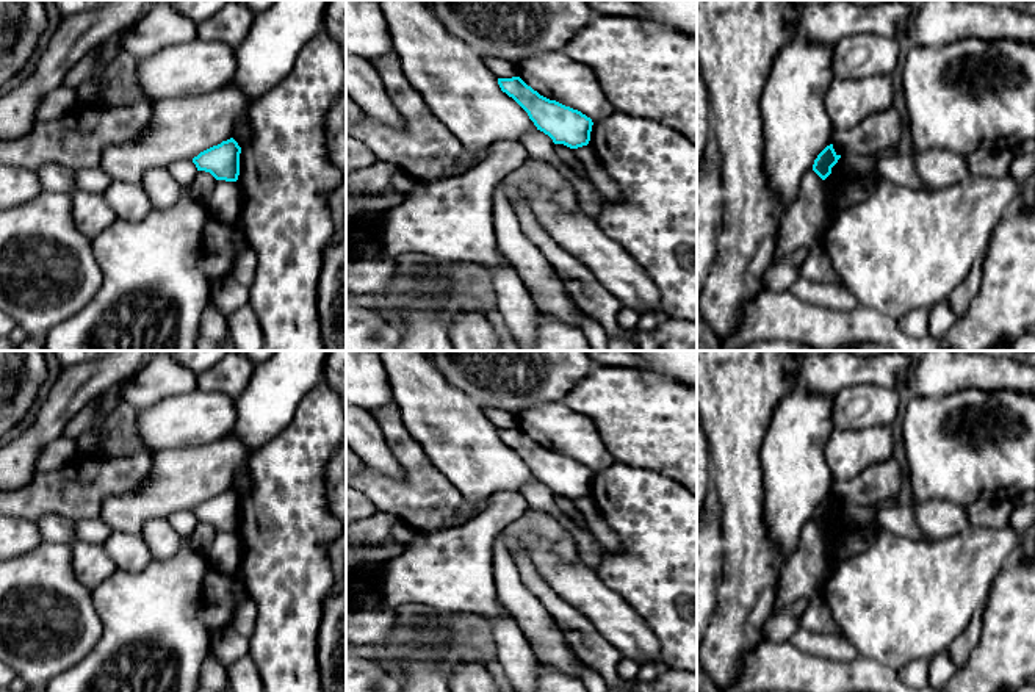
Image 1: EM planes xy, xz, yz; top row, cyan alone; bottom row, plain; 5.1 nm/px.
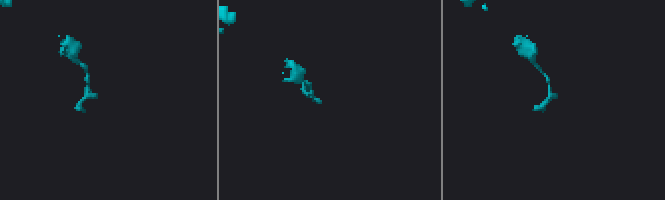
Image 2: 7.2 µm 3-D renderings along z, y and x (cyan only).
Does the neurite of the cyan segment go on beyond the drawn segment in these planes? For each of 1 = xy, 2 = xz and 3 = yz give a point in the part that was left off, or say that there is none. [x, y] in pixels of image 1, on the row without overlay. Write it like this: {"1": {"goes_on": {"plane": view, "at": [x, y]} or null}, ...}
{"1": {"goes_on": null}, "2": {"goes_on": null}, "3": {"goes_on": null}}

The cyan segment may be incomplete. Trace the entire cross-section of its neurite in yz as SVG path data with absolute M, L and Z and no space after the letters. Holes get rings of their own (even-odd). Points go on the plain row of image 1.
M833 495L827 496L814 510L813 521L825 531L831 524L831 518L838 514L841 506L833 499Z

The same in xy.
M230 488L193 509L197 521L210 523L216 531L236 532L241 498Z

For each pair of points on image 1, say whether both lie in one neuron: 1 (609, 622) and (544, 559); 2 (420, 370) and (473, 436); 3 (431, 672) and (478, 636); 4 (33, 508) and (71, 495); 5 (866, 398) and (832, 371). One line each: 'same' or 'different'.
1: same
2: same
3: same
4: same
5: different

